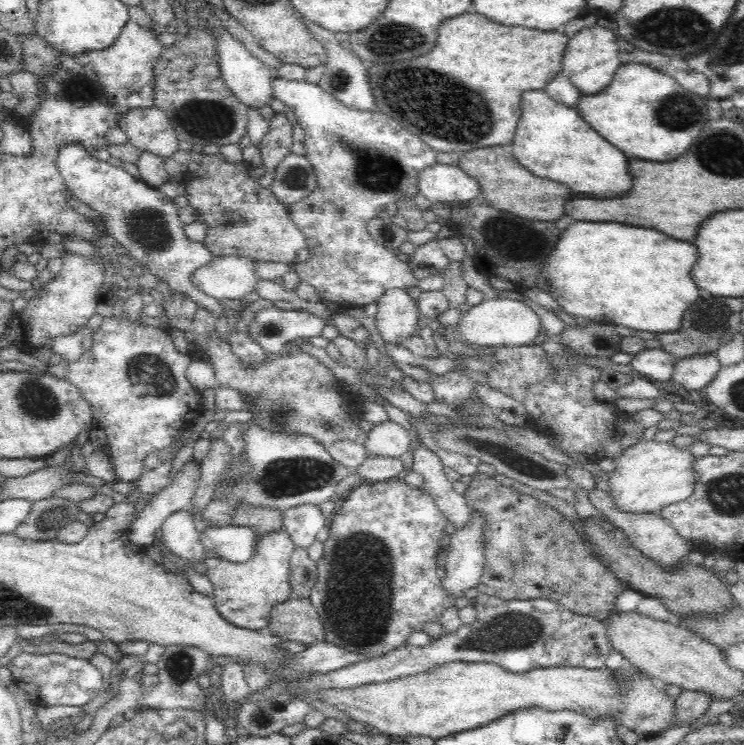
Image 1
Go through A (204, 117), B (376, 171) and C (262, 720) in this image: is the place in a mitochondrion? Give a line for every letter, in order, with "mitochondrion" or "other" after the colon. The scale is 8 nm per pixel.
A: mitochondrion
B: mitochondrion
C: other

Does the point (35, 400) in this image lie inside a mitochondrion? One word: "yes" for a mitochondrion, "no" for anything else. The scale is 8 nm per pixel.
yes

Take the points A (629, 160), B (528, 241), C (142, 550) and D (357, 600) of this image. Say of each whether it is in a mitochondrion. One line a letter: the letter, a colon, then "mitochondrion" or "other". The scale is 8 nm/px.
A: other
B: other
C: other
D: mitochondrion

